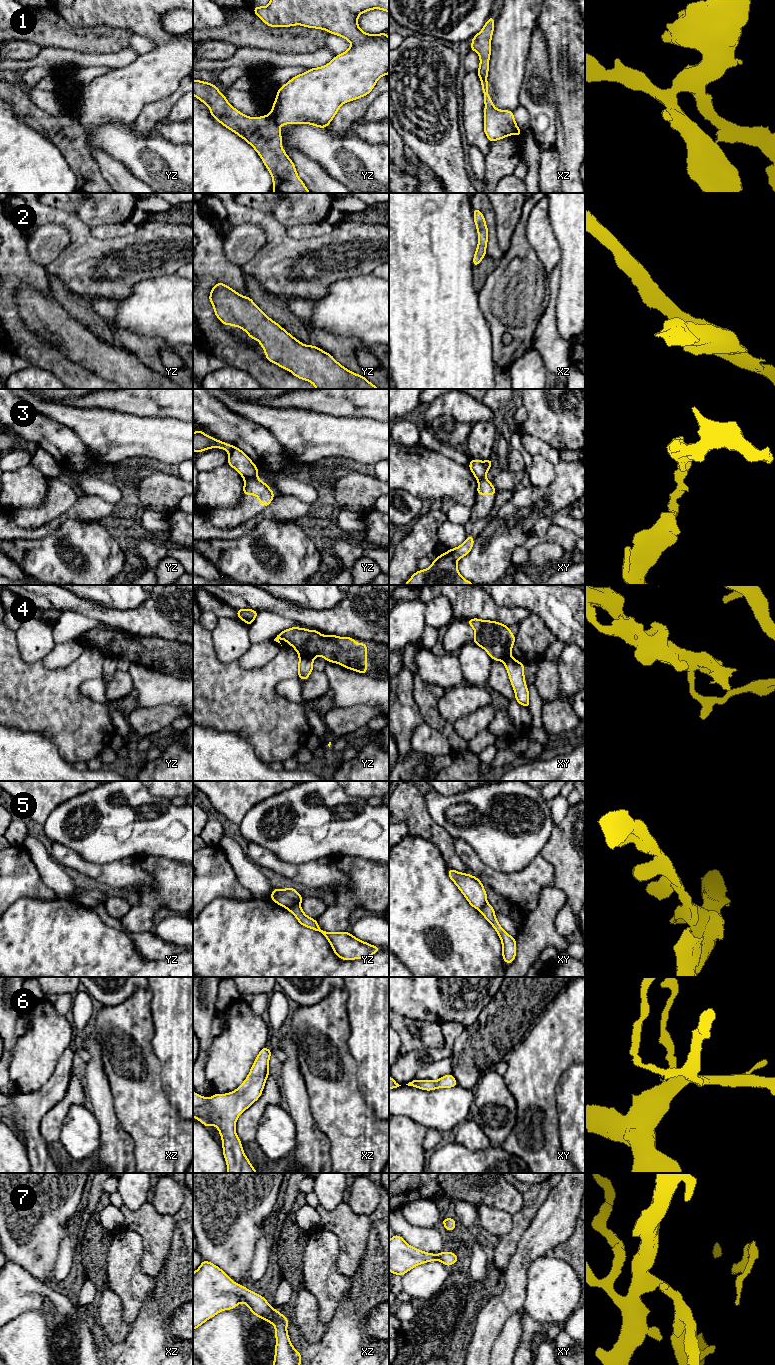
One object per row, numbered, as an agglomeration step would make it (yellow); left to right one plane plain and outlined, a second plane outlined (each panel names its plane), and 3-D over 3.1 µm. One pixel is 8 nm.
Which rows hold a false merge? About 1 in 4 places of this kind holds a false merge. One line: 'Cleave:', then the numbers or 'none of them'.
Cleave: 1, 3, 4, 5

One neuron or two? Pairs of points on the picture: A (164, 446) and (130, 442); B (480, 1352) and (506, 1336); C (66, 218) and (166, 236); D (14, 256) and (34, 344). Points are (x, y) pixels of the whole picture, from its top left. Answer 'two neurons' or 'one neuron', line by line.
A: one neuron
B: two neurons
C: one neuron
D: one neuron

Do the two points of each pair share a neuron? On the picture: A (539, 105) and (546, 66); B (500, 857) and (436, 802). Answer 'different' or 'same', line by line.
A: same
B: same

